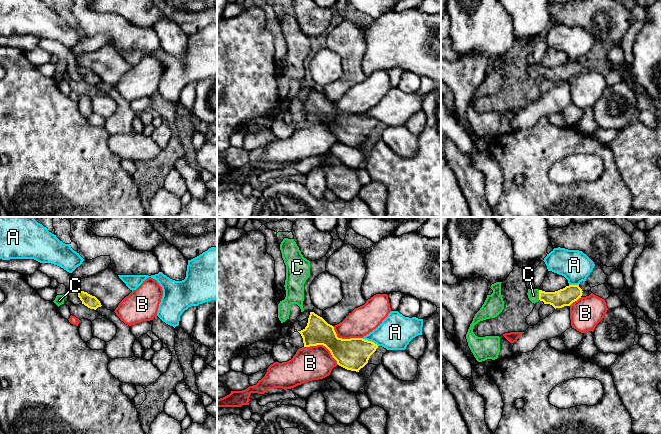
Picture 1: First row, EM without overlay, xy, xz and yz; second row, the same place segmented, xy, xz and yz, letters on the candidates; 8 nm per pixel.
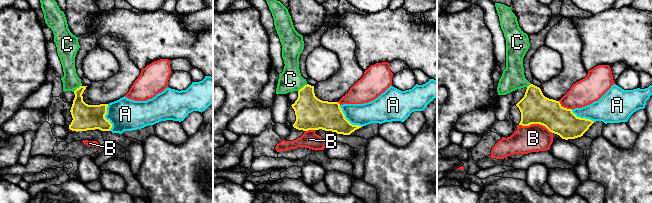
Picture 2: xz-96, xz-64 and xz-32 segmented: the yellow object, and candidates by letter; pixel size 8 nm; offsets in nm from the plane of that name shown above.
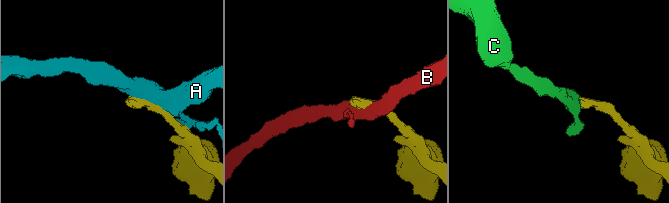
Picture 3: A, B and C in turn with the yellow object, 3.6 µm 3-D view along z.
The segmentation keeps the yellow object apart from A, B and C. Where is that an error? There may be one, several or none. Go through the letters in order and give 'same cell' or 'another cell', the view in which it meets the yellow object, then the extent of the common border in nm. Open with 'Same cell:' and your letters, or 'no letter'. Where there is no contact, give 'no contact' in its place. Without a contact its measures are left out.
Same cell: C
A: another cell; contact in xz; length 150 nm
B: another cell; contact in xz; length 320 nm
C: same cell; contact in yz; length 80 nm

